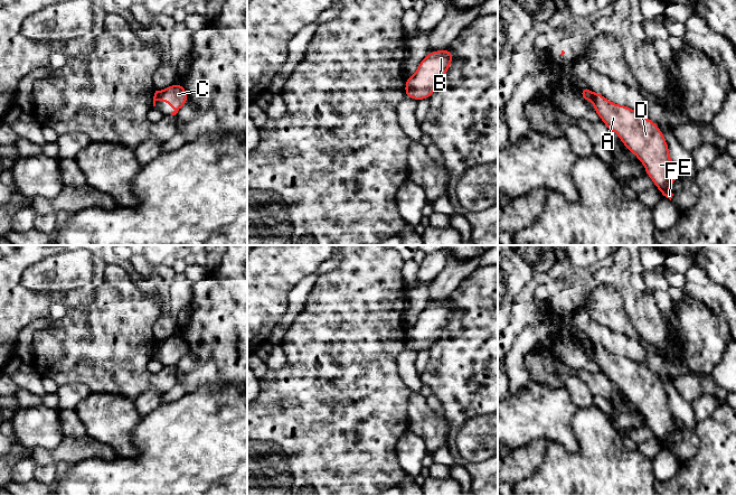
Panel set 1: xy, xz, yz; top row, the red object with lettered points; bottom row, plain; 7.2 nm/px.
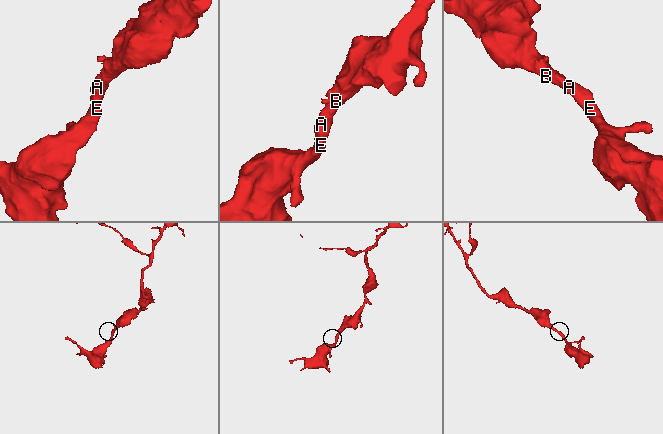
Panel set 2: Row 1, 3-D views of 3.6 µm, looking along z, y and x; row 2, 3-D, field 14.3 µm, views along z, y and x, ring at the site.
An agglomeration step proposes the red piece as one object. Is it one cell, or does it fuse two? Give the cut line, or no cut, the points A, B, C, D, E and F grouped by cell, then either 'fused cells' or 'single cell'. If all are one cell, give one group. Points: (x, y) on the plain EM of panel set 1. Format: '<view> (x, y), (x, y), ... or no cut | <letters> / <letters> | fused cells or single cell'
no cut | A B C D E F | single cell

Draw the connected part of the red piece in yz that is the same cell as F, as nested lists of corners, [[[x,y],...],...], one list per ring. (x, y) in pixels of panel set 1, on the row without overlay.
[[[582,338],[584,352],[593,352],[602,373],[617,384],[623,395],[644,415],[645,424],[663,447],[671,451],[671,434],[680,428],[669,405],[669,397],[658,375],[625,356],[606,350],[601,344]]]

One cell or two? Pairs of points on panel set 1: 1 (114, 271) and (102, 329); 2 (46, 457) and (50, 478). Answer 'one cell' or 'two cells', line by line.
1: one cell
2: two cells

